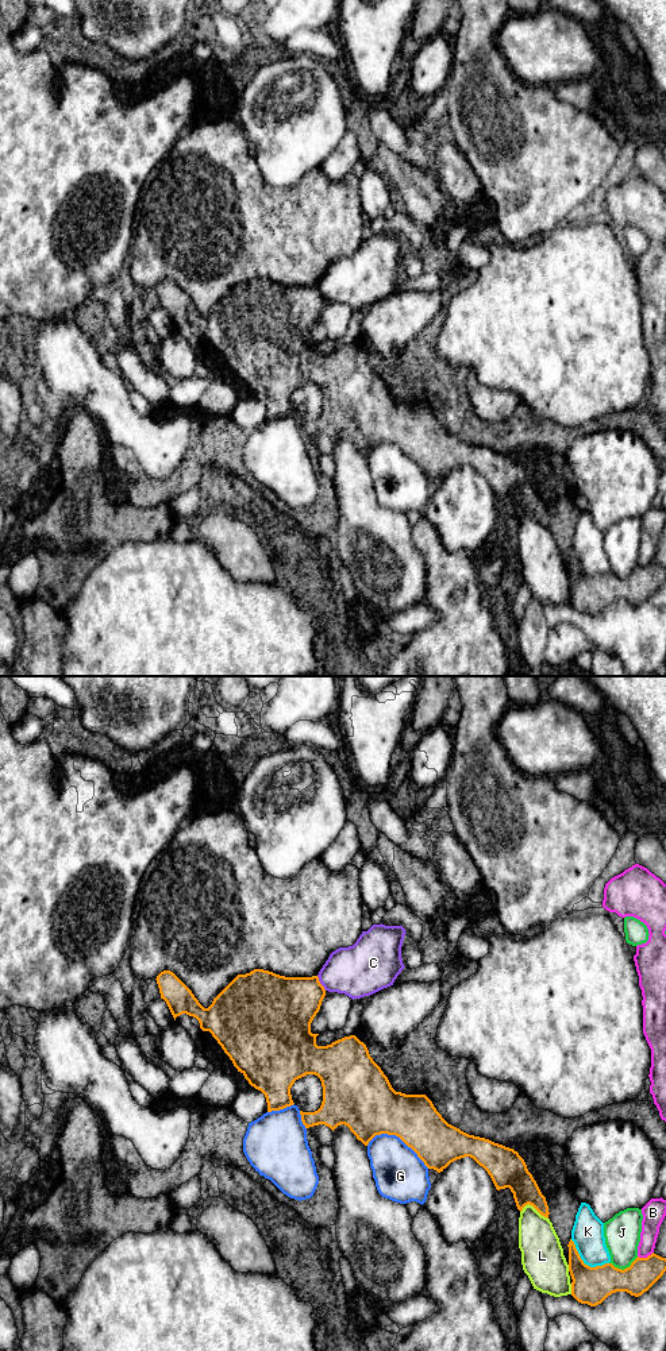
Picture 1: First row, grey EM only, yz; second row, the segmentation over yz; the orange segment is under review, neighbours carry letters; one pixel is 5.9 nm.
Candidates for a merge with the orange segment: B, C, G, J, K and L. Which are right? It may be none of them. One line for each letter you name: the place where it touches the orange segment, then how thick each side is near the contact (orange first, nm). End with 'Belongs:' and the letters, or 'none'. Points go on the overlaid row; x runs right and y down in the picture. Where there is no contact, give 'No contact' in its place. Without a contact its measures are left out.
Belongs: none

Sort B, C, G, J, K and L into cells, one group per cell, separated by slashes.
B / C / G / J / K / L

